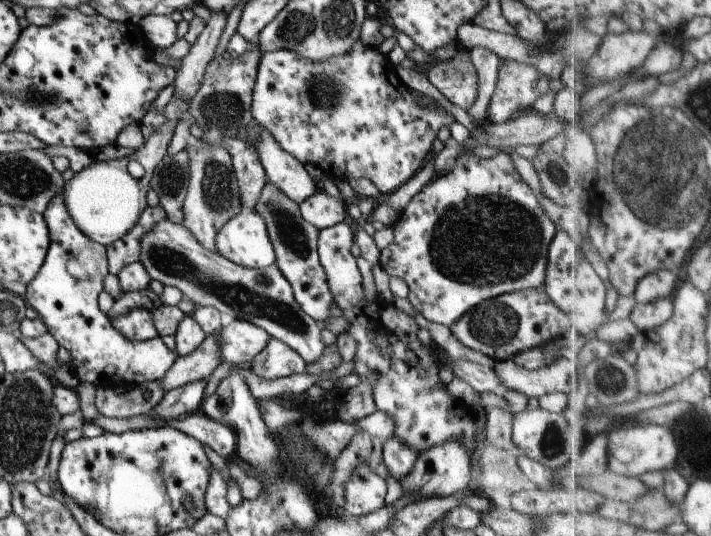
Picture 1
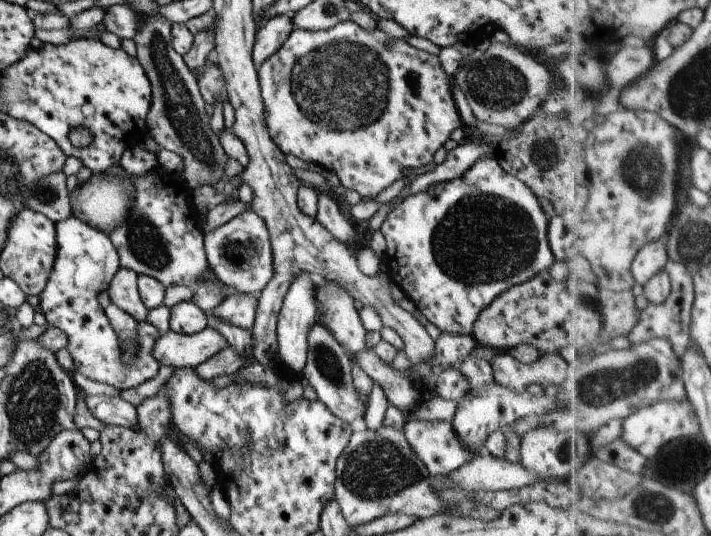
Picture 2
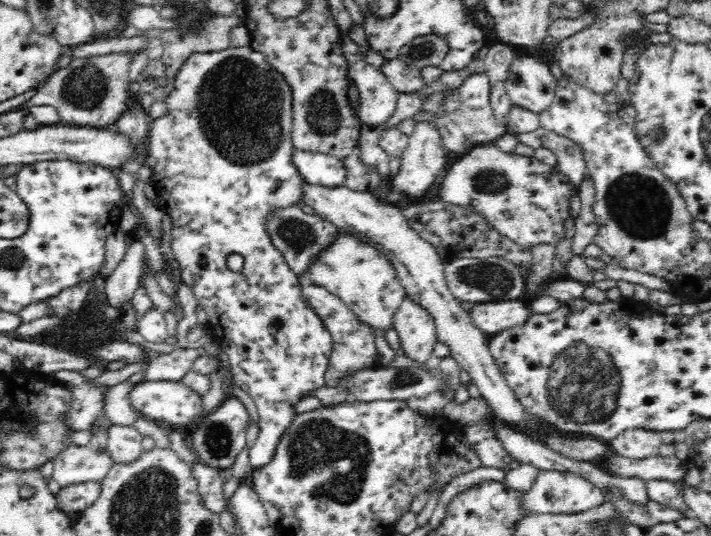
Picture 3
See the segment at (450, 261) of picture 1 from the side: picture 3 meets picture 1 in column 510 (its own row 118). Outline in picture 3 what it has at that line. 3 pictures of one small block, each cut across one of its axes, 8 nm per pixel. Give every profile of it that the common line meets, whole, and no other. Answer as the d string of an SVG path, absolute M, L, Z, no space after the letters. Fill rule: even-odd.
M230 47L220 52L210 54L192 54L180 68L176 76L176 90L168 95L165 100L168 106L168 114L152 120L149 130L149 155L158 160L151 178L159 198L159 208L170 216L173 222L172 229L172 254L179 262L182 269L182 281L194 292L198 304L203 308L209 323L209 332L226 353L231 376L235 384L240 386L248 396L252 398L260 416L260 426L257 441L249 450L250 476L266 466L275 455L282 435L293 423L296 413L295 406L307 396L313 396L313 392L325 386L326 370L328 369L329 356L332 352L332 337L323 320L308 306L302 297L303 282L285 261L283 254L271 244L271 238L266 233L264 220L270 210L286 208L294 204L302 204L302 175L292 163L294 142L291 139L292 130L292 95L290 86L285 82L284 76L272 69L272 65L266 61L264 54L255 52L252 48ZM232 252L238 252L244 256L244 267L239 273L234 273L226 267L226 257Z

